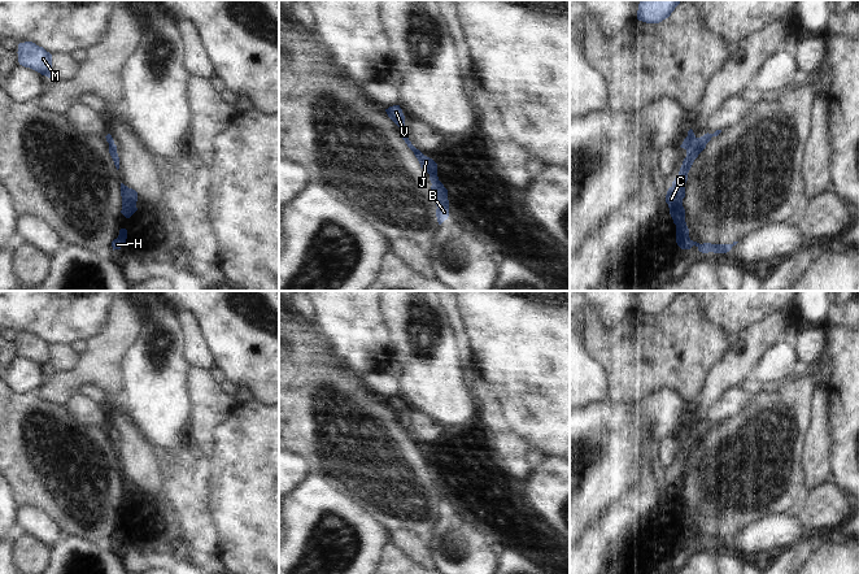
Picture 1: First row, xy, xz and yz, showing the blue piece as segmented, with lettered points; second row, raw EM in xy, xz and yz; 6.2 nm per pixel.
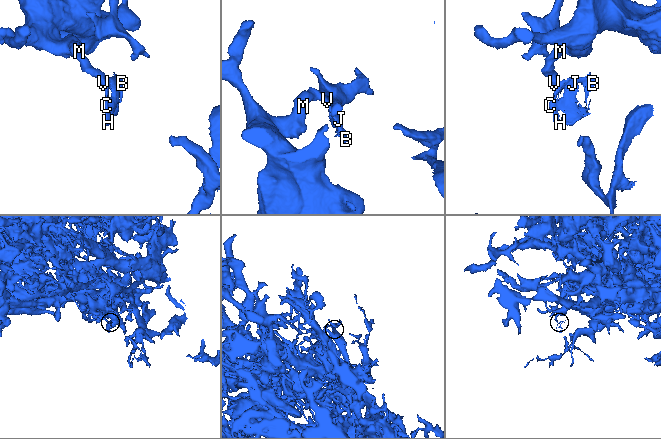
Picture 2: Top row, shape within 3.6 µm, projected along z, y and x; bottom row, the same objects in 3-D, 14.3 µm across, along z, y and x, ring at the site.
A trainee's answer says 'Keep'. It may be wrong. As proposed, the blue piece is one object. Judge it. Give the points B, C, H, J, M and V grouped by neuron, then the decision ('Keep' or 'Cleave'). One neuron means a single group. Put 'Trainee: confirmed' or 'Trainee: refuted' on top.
Trainee: refuted
Groups: B C H J / M V. Cleave.

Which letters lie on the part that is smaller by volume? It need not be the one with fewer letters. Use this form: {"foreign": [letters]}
{"foreign": ["B", "C", "H", "J"]}

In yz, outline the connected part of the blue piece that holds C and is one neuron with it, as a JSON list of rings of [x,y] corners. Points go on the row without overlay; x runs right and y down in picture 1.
[[[716,421],[714,425],[707,423],[703,427],[697,429],[697,434],[686,442],[686,448],[683,452],[679,468],[675,469],[672,477],[667,482],[666,493],[668,495],[673,514],[676,516],[676,534],[681,540],[690,540],[693,536],[696,536],[702,544],[727,544],[732,540],[733,536],[738,534],[733,532],[732,535],[699,535],[693,532],[689,529],[689,519],[685,513],[685,500],[683,497],[683,490],[685,488],[685,474],[688,471],[688,464],[694,451],[706,439],[706,435],[711,431],[711,429],[718,427],[720,423],[721,421]]]

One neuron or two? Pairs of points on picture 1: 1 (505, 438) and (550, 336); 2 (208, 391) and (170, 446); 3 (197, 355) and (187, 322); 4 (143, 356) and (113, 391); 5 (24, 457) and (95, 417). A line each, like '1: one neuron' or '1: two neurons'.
1: two neurons
2: two neurons
3: one neuron
4: two neurons
5: two neurons

